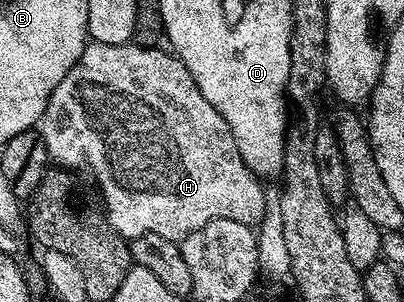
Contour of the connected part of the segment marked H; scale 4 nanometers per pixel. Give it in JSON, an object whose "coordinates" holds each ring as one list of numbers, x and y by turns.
{"coordinates":[[130,41,123,45,86,42,79,61,75,61,75,65,71,65,67,77,63,77,63,81,59,81,59,85,55,85,45,106,45,111,41,114,39,130,45,147,49,151,50,160,61,169,68,169,74,173,90,171,93,174,93,179,97,182,98,189,101,190,100,198,103,200,105,216,108,217,111,226,126,241,147,233,157,233,162,237,180,241,186,239,195,229,207,225,207,221,216,219,230,219,250,225,259,224,267,206,267,196,265,197,265,191,261,188,262,180,254,175,251,169,247,169,243,157,239,157,239,149,235,145,235,137,231,137,231,129,227,129,227,121,223,121,223,117,209,104,207,97,203,97,203,93,199,93,191,73,187,73,187,69,176,55,168,50,165,51,160,51,157,47,140,47,137,41]]}

